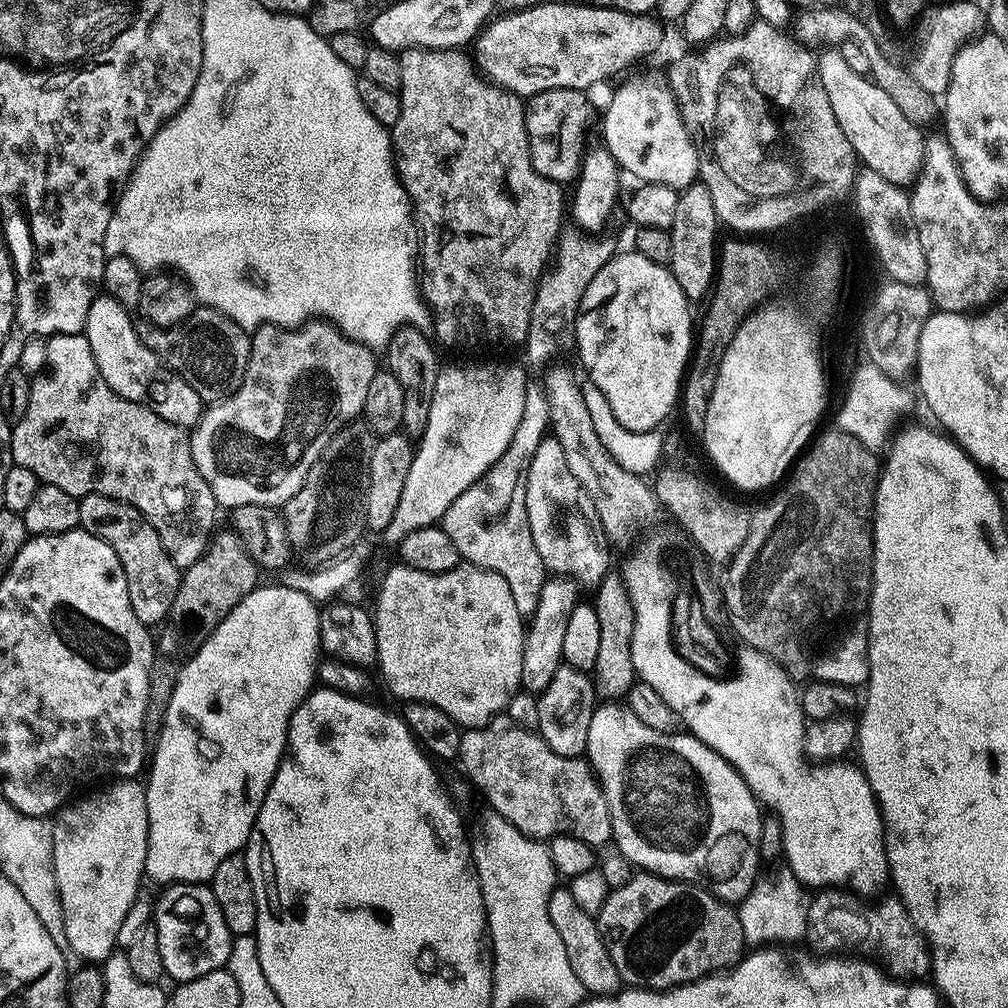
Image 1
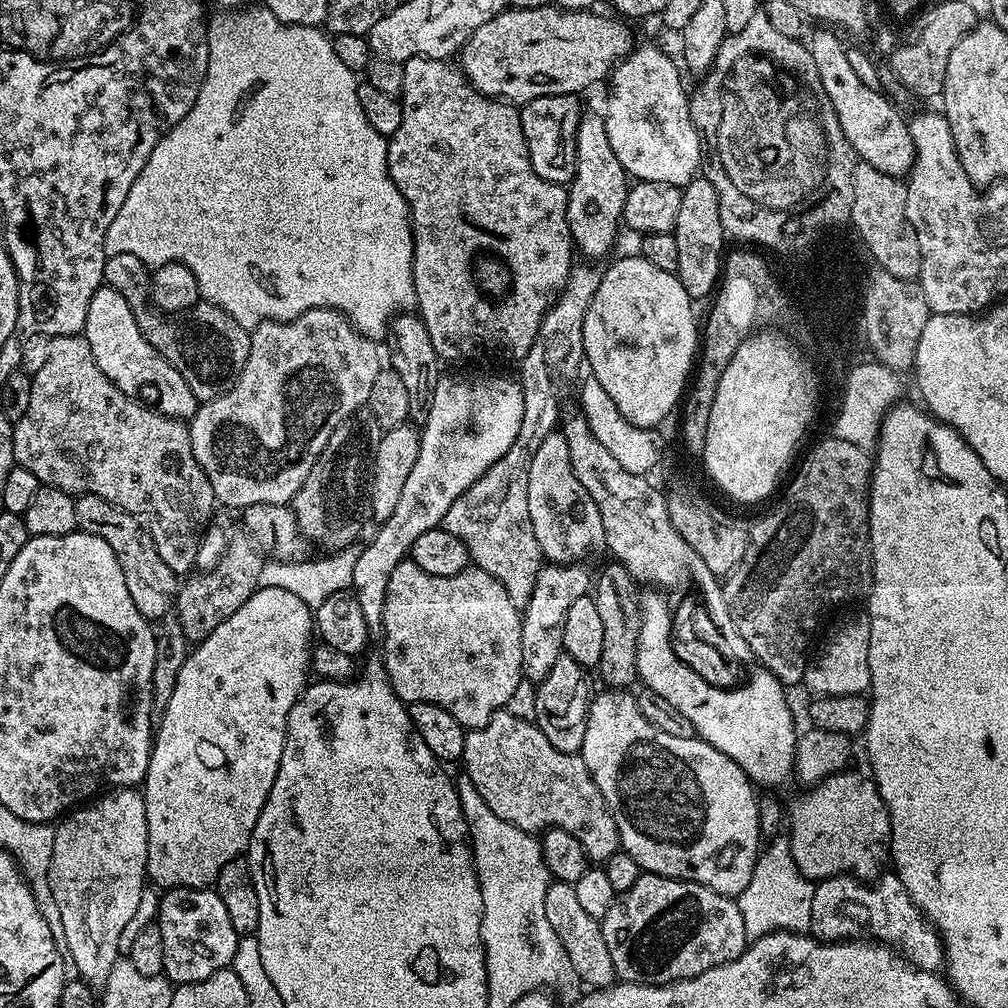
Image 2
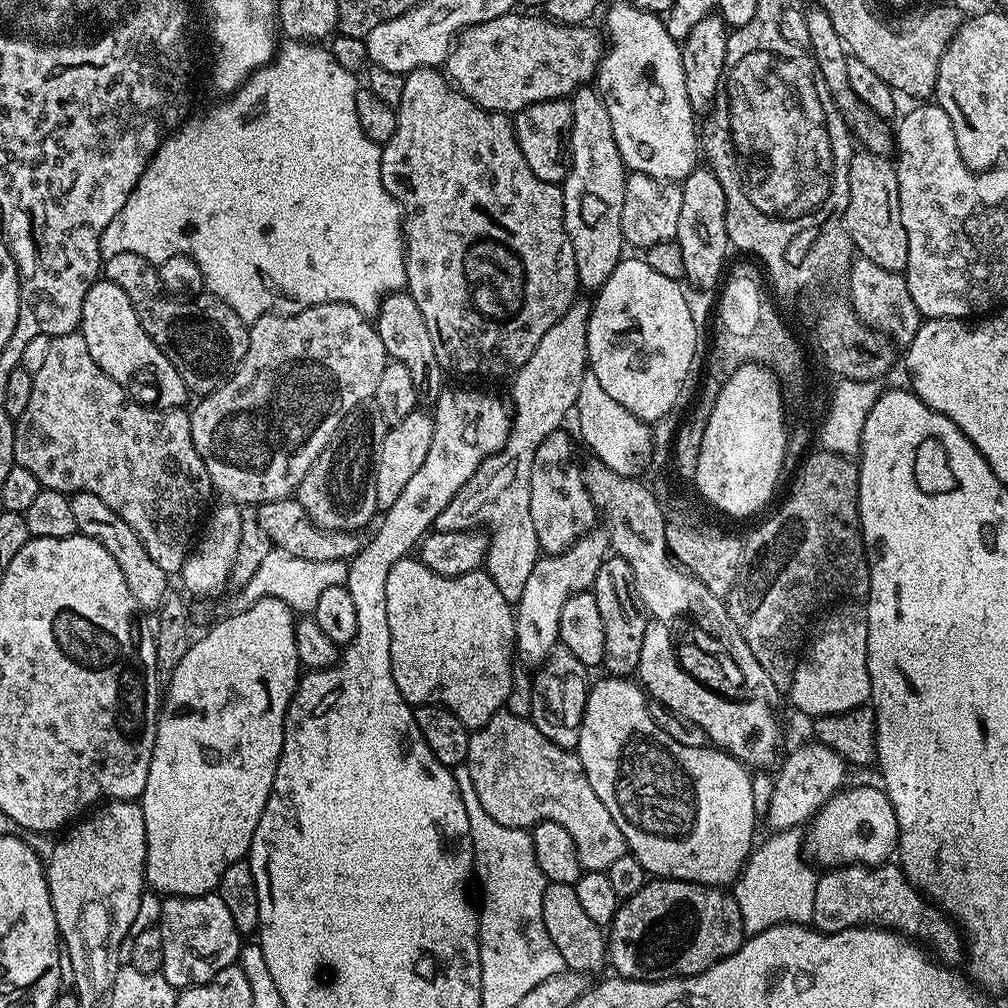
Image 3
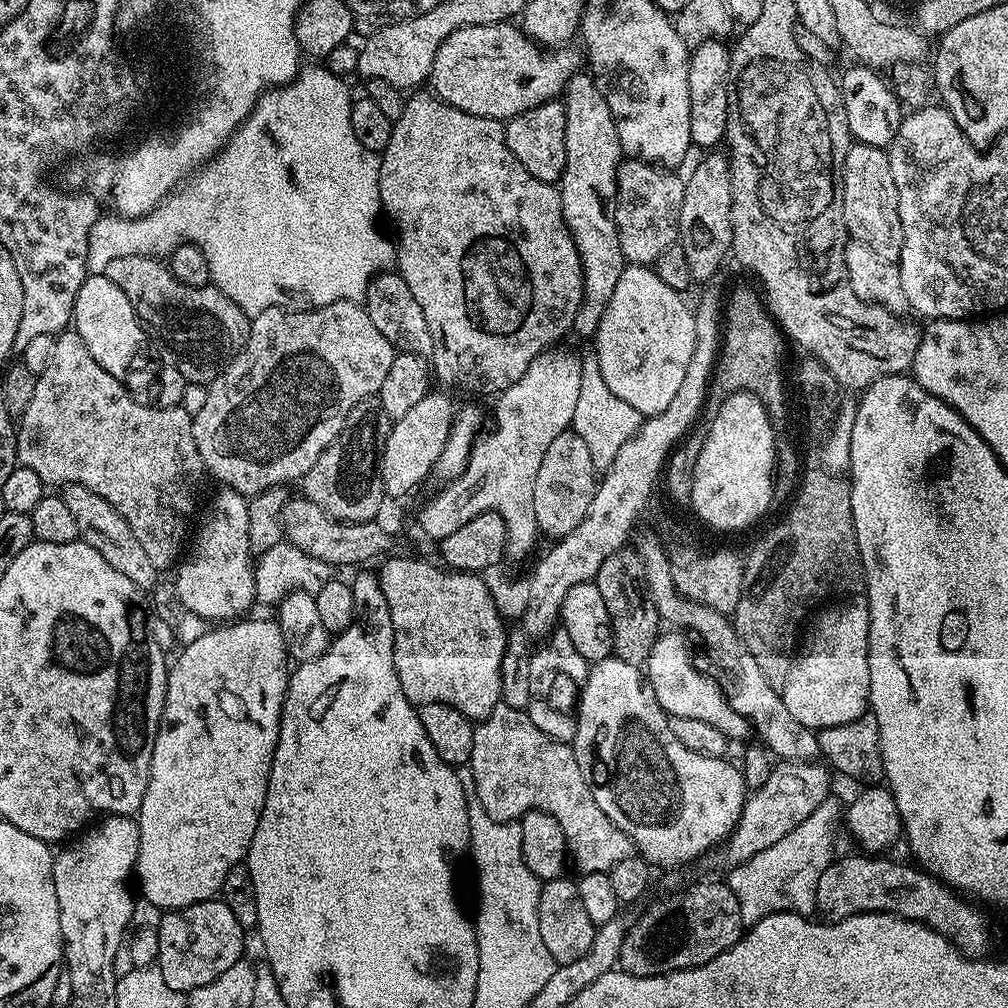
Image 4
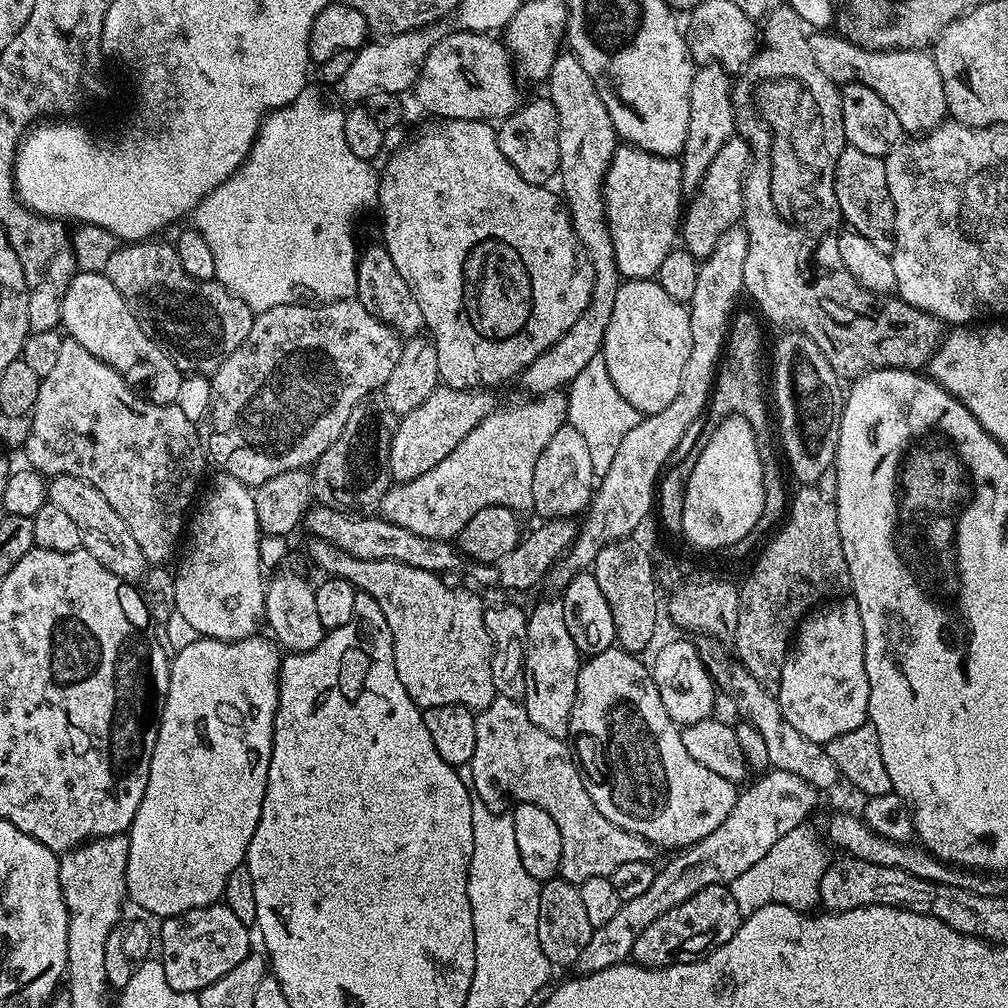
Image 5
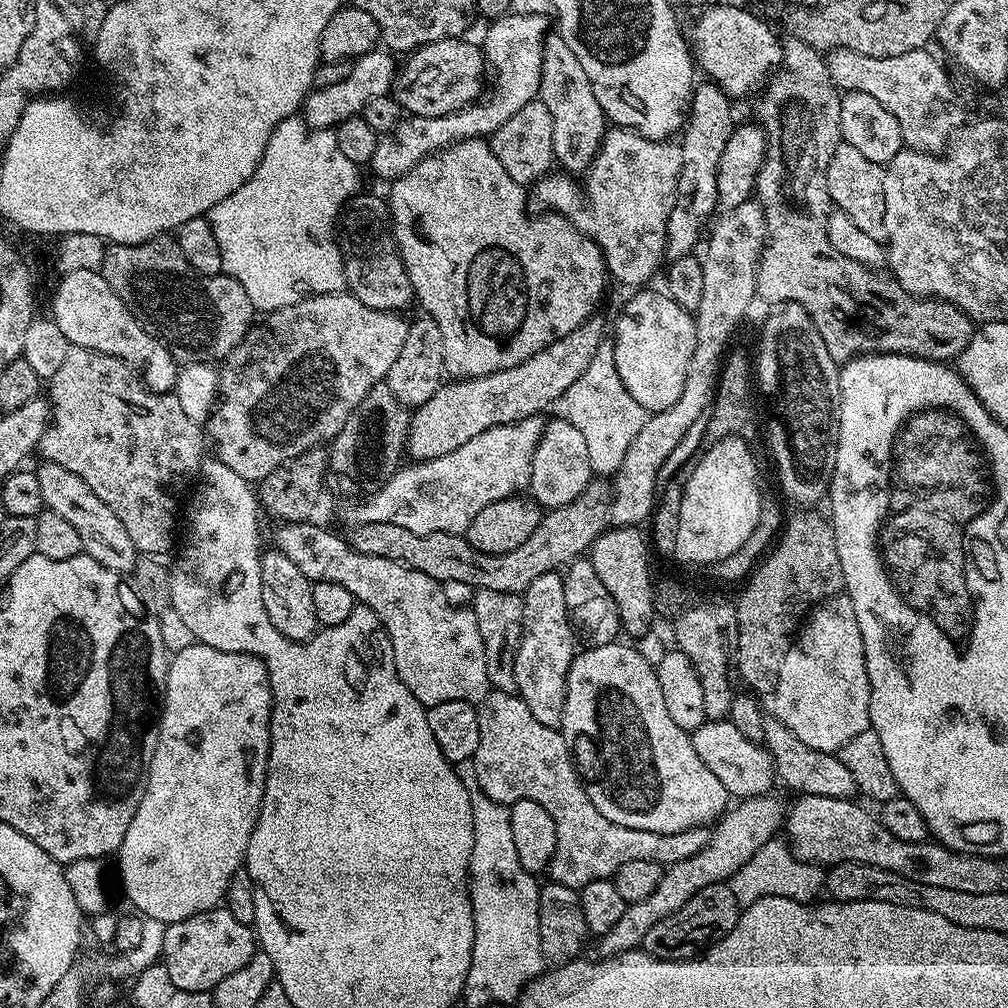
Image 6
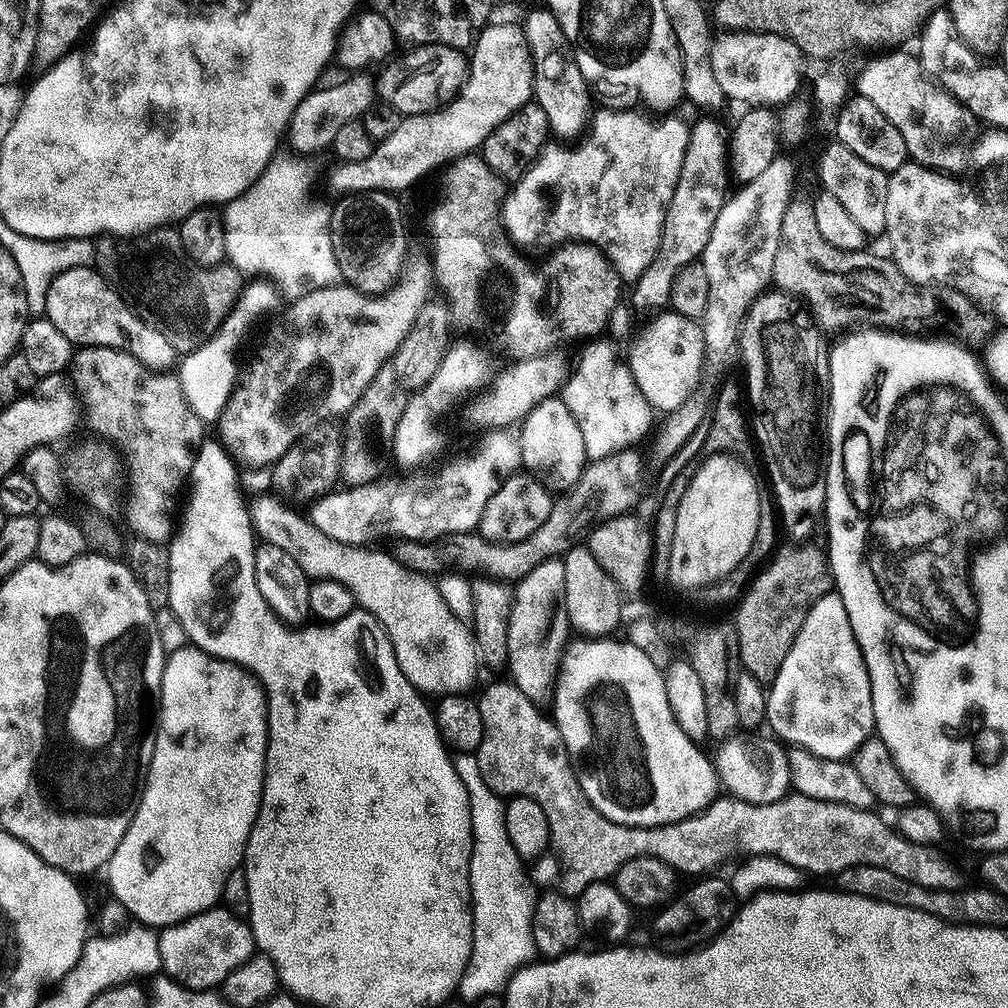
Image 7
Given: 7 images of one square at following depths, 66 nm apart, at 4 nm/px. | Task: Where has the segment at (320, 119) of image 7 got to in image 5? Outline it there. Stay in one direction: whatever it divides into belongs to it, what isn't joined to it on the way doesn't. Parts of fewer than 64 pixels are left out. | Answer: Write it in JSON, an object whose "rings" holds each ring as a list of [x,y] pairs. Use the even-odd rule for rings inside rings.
{"rings":[[[431,27],[416,28],[412,32],[376,38],[365,43],[356,52],[346,76],[340,80],[338,91],[346,99],[352,100],[348,102],[363,102],[370,94],[374,94],[376,88],[397,94],[404,94],[407,88],[409,91],[416,83],[416,75],[420,73],[420,65],[426,54],[430,54],[430,50],[436,45],[438,36],[432,31]]]}

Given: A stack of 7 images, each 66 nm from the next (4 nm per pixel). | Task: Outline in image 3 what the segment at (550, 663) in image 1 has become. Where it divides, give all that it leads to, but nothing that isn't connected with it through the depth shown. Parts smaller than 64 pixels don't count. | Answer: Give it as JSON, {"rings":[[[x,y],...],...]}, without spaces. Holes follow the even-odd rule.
{"rings":[[[604,530],[588,532],[578,542],[571,544],[566,550],[541,555],[534,570],[530,570],[530,579],[522,589],[519,600],[515,601],[516,614],[516,646],[515,655],[520,656],[531,666],[539,666],[548,659],[549,654],[560,644],[558,621],[562,618],[562,606],[566,606],[566,598],[579,592],[587,592],[592,587],[594,578],[598,578],[598,570],[602,562],[610,555],[608,533]]]}

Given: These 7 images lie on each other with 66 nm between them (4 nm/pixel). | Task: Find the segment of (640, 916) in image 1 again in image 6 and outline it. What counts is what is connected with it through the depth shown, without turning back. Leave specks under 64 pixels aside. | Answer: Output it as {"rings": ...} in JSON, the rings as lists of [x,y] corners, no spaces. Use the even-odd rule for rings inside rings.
{"rings":[[[727,883],[706,886],[698,890],[698,894],[694,894],[694,898],[690,898],[690,902],[682,906],[682,910],[674,910],[670,918],[662,918],[662,922],[658,922],[658,926],[654,926],[650,934],[646,934],[643,951],[660,960],[691,960],[699,957],[712,945],[726,938],[730,930],[734,930],[734,926],[740,921],[741,911],[742,906],[738,898],[734,898],[734,890]]]}

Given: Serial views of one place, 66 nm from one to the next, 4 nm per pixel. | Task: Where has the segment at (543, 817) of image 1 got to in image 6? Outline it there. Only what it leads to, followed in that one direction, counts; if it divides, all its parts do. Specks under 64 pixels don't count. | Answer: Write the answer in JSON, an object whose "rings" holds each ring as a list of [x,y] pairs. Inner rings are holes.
{"rings":[[[489,691],[488,697],[478,705],[478,750],[471,758],[474,770],[478,774],[478,786],[489,798],[499,804],[511,805],[514,800],[538,802],[550,814],[558,830],[558,846],[552,859],[555,883],[570,886],[574,889],[585,888],[590,882],[611,880],[612,875],[626,862],[658,862],[661,866],[686,862],[686,858],[694,858],[698,850],[706,846],[710,832],[707,827],[682,830],[678,834],[658,834],[654,830],[634,830],[630,826],[618,826],[610,822],[594,806],[584,782],[576,771],[568,741],[564,733],[542,726],[526,702],[516,692]]]}

